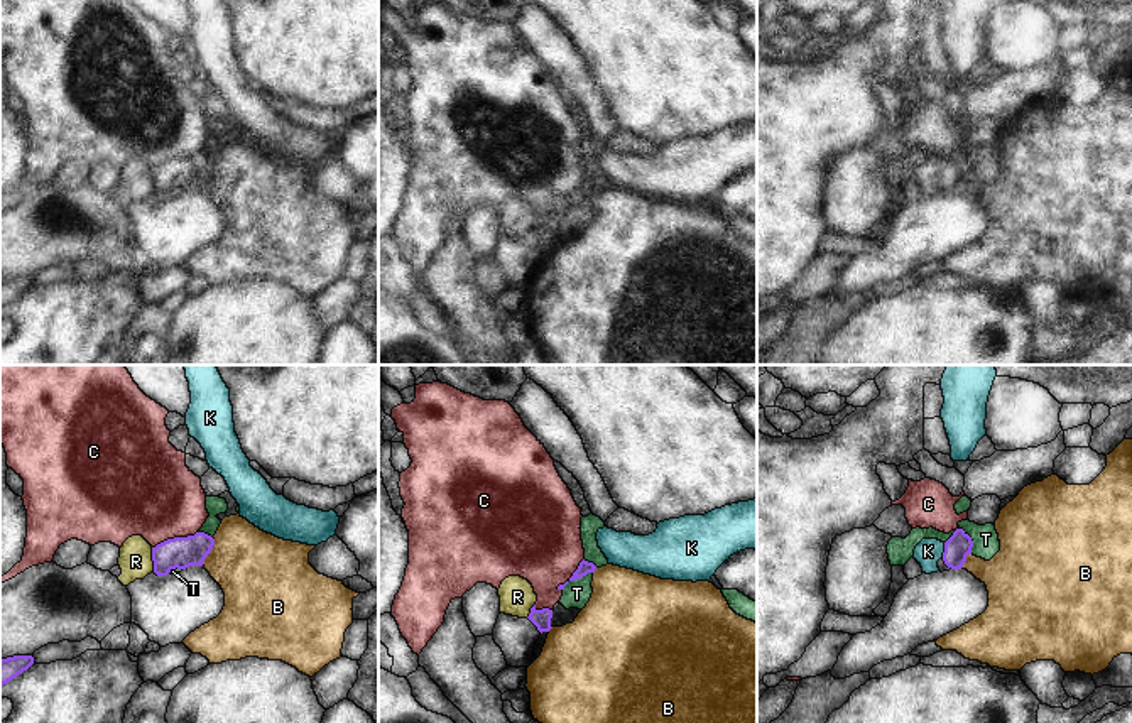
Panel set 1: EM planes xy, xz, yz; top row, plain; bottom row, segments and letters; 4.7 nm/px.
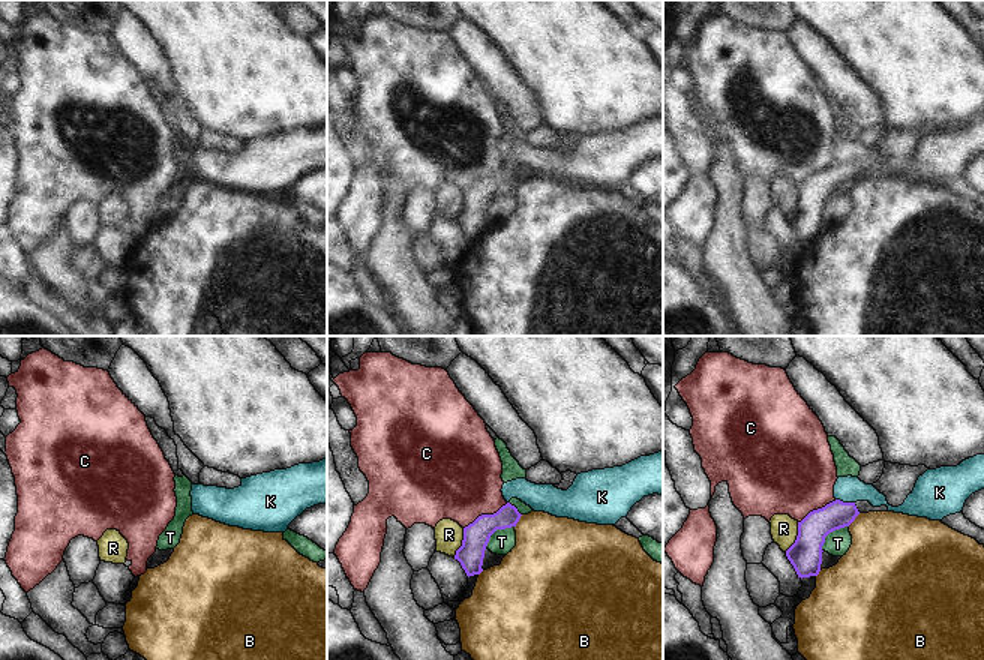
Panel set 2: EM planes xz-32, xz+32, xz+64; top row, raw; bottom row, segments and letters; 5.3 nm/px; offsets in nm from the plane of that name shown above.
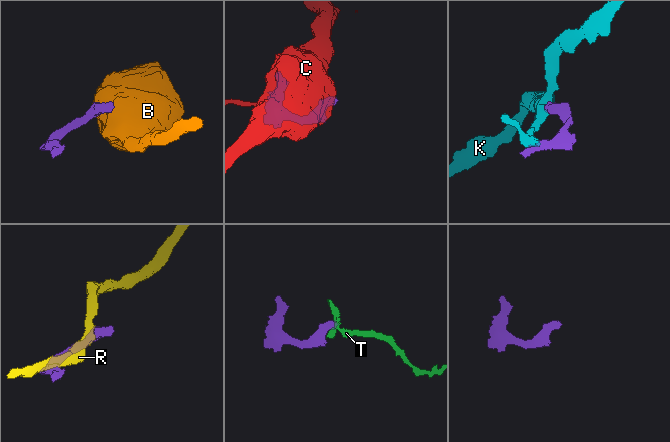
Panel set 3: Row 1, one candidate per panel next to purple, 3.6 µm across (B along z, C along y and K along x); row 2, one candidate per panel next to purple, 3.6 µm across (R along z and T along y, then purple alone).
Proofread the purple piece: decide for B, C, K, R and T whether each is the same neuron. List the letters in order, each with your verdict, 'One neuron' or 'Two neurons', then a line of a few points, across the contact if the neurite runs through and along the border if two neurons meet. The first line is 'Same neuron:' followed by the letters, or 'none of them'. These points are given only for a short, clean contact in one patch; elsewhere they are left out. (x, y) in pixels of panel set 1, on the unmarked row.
Same neuron: none of them
B: Two neurons
C: Two neurons. Line: xy (198, 152), (188, 157), (168, 159), (152, 169)
K: Two neurons
R: Two neurons. Line: xy (151, 169), (154, 193)
T: Two neurons. Line: xz (592, 193), (571, 201), (563, 212)

